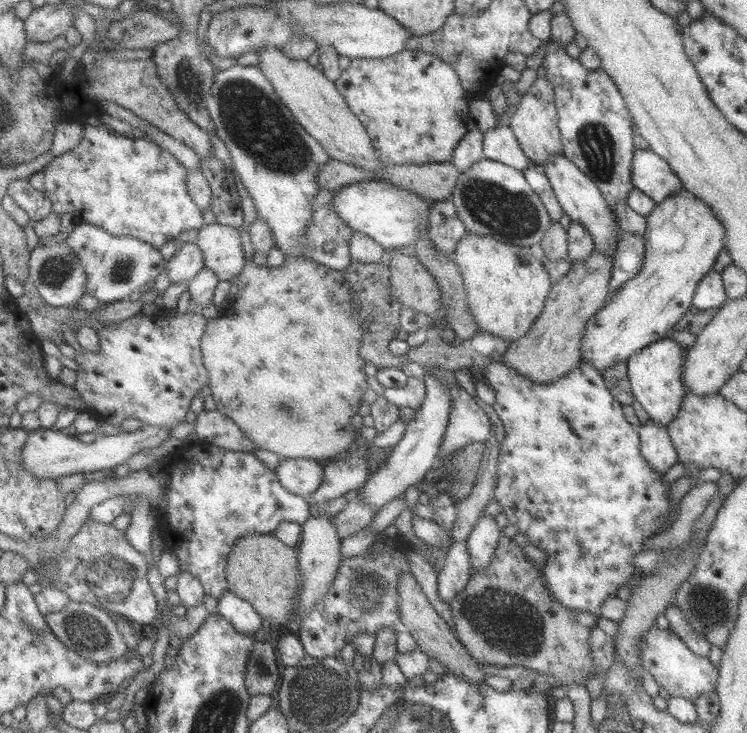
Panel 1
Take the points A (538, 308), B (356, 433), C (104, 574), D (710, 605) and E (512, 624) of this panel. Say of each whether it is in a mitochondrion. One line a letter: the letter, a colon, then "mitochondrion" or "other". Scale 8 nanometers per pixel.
A: other
B: other
C: mitochondrion
D: mitochondrion
E: mitochondrion

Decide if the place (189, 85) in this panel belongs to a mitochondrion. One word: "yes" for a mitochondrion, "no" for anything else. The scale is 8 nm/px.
yes

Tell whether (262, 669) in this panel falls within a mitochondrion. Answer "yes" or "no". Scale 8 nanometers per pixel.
yes

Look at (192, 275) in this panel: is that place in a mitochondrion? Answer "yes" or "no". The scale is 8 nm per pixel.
no

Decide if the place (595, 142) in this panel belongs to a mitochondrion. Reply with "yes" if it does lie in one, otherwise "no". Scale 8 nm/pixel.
yes

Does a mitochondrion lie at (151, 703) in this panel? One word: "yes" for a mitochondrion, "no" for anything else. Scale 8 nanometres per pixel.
no

